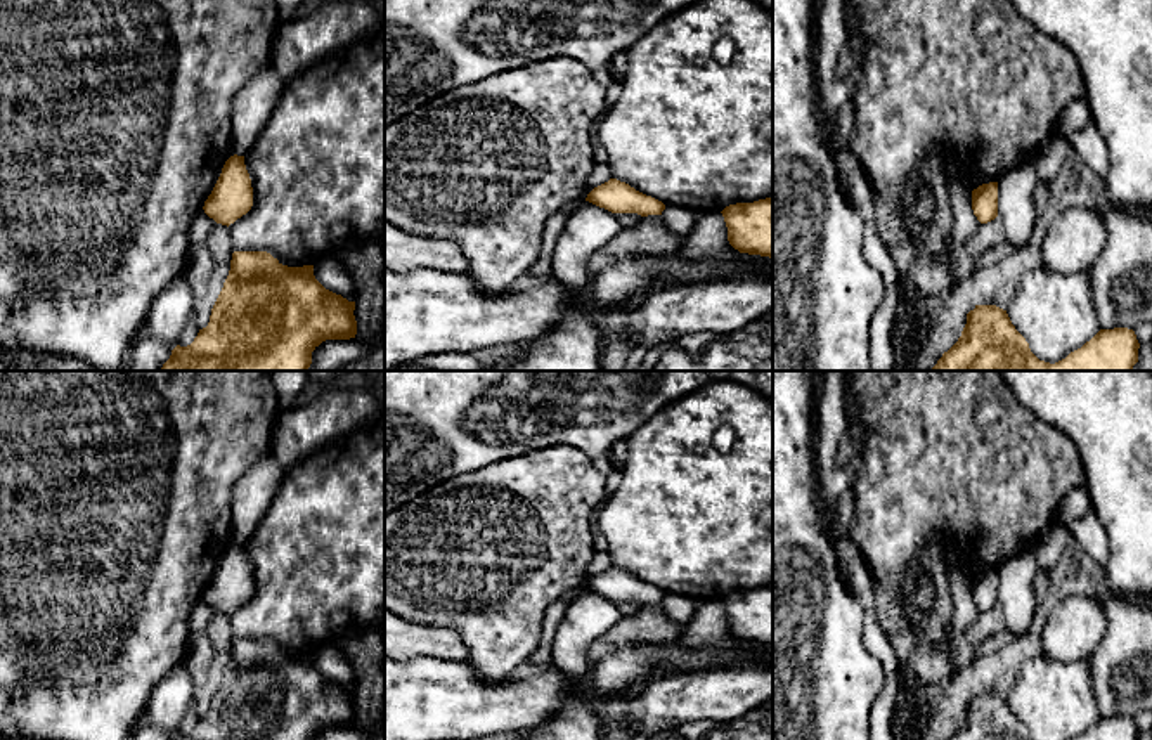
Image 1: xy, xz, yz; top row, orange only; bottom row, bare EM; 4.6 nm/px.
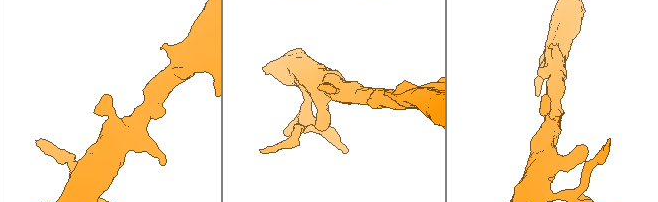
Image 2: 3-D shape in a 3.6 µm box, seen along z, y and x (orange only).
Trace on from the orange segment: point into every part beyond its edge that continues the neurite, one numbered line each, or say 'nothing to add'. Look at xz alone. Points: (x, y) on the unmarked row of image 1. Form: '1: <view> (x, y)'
nothing to add

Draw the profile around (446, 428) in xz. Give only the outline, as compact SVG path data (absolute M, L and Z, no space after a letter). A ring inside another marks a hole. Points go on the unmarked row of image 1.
M385 371L385 516L447 478L476 471L540 447L570 445L584 451L589 458L612 459L612 449L617 442L627 440L660 409L700 390L707 383L738 383L773 400L773 371Z

